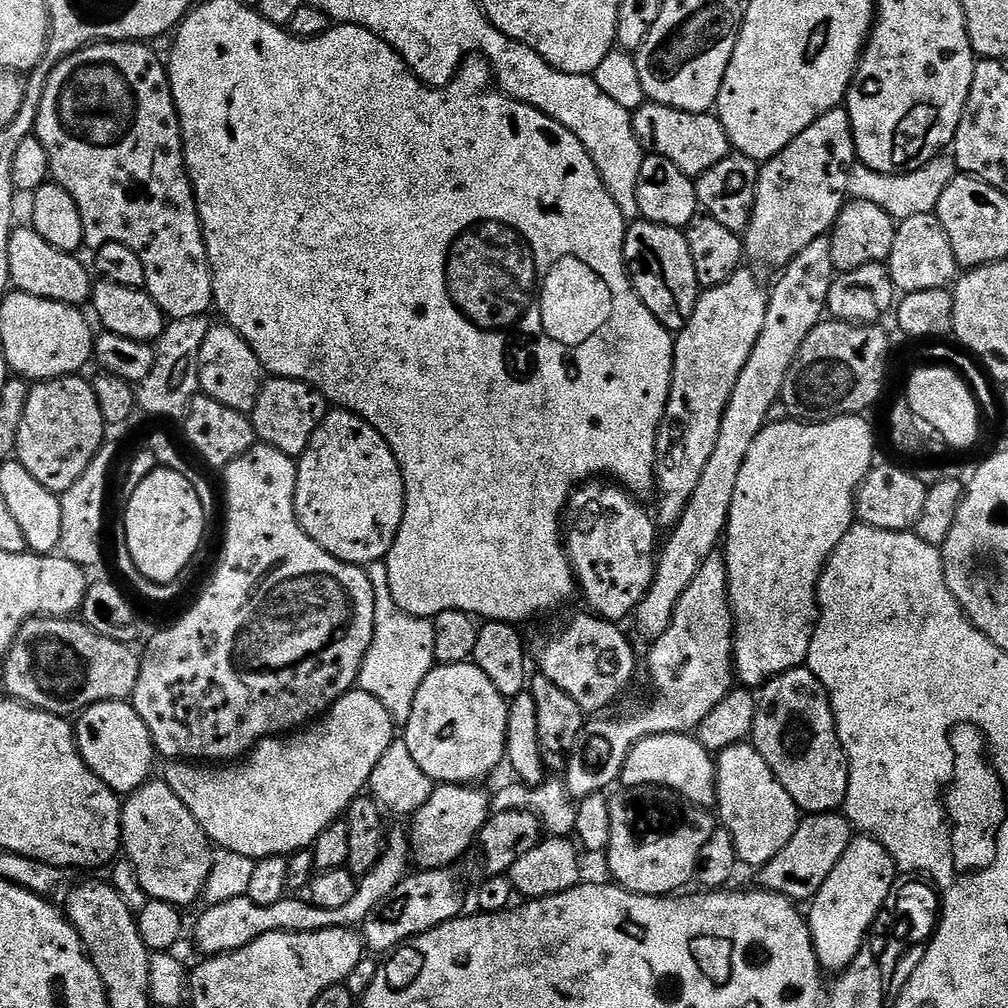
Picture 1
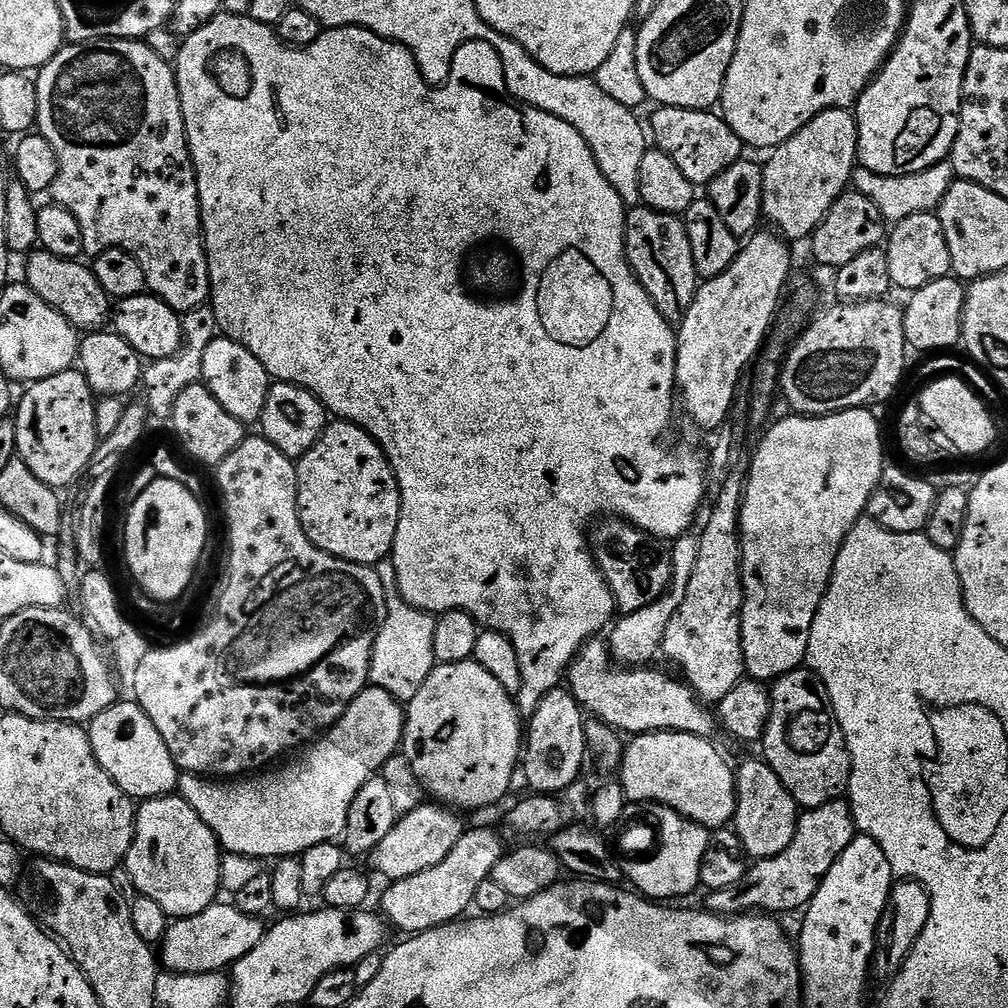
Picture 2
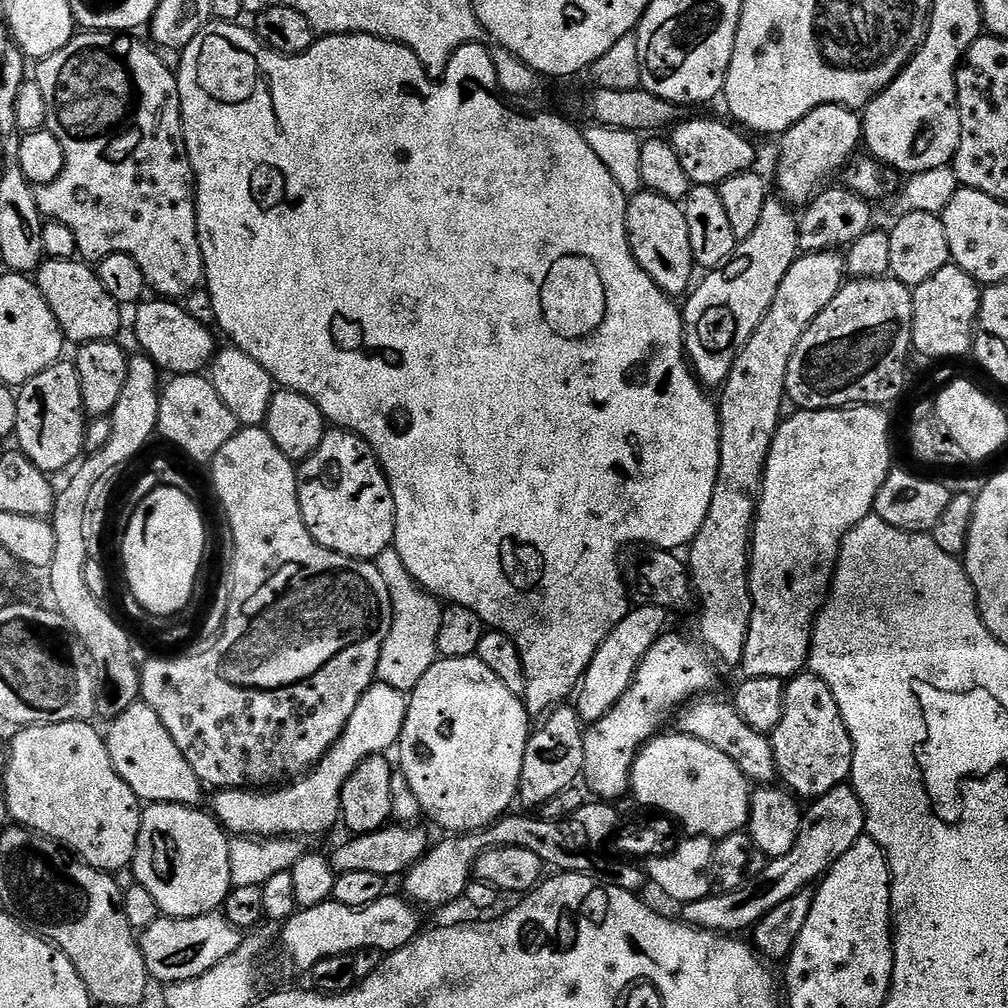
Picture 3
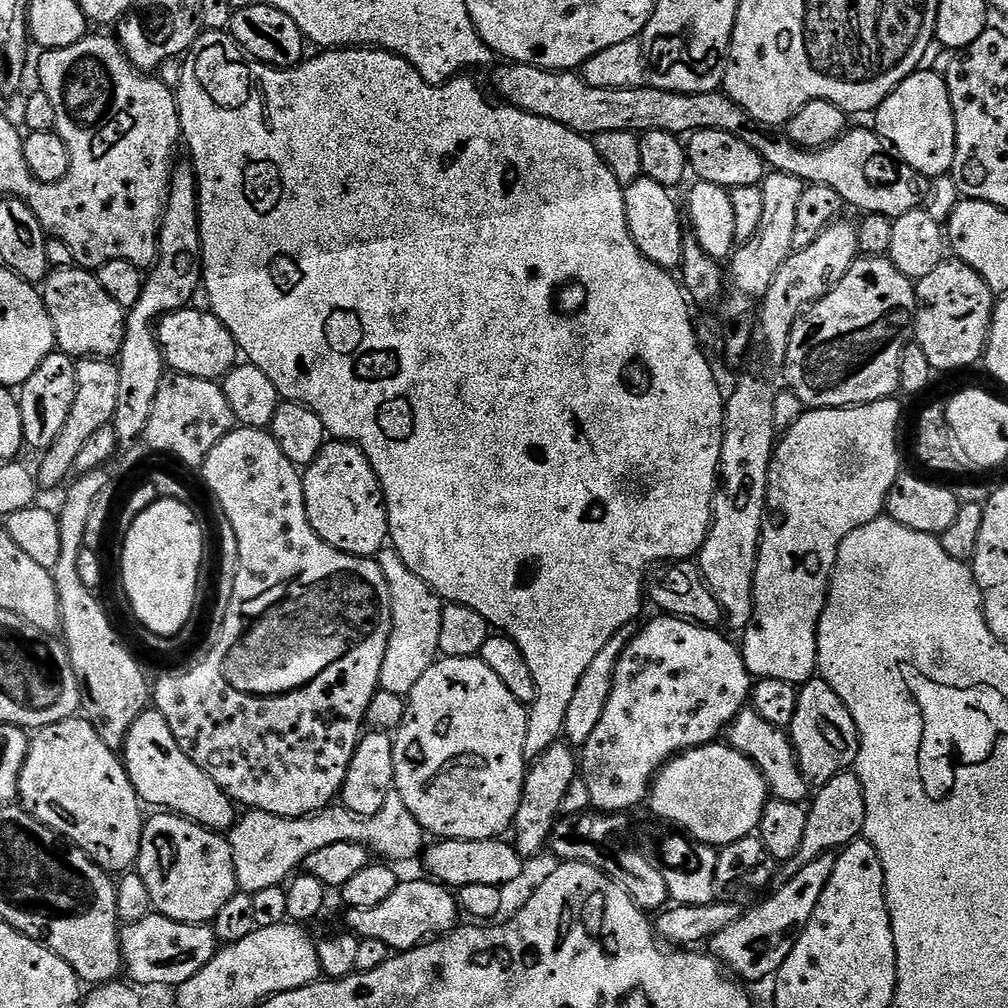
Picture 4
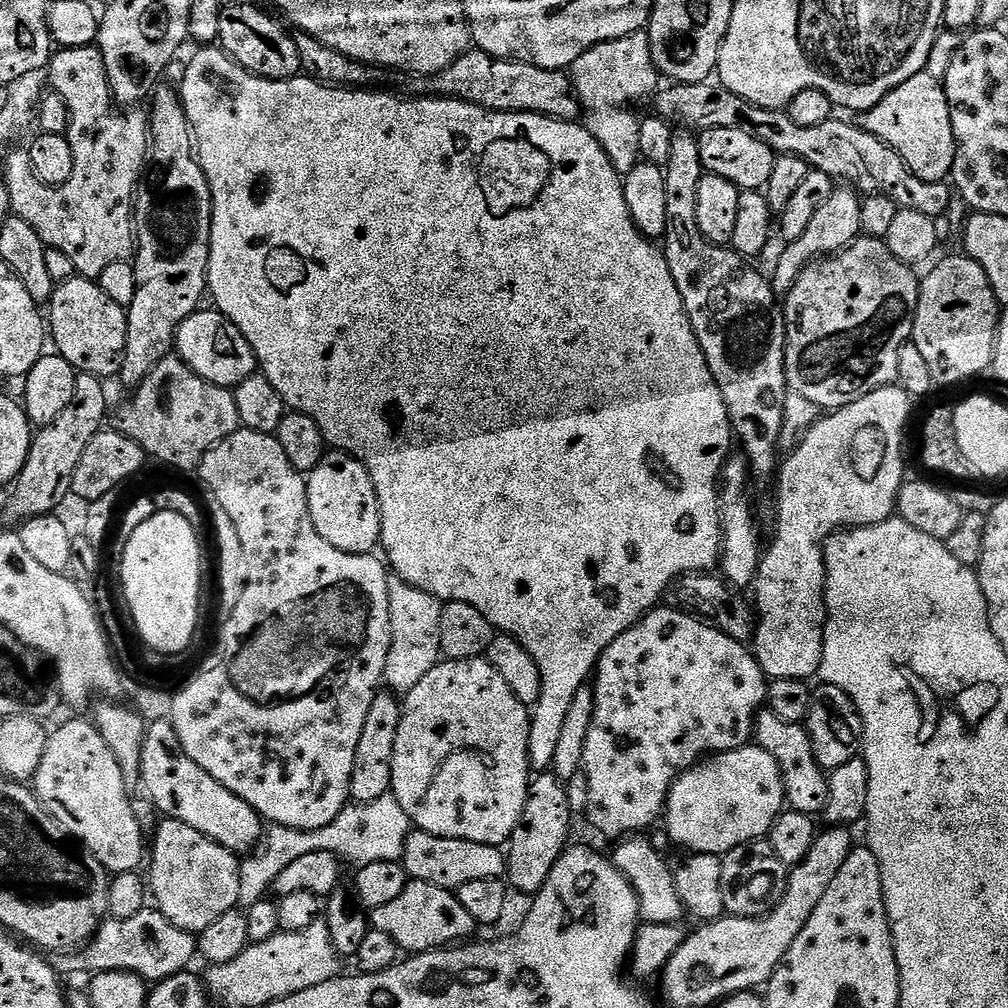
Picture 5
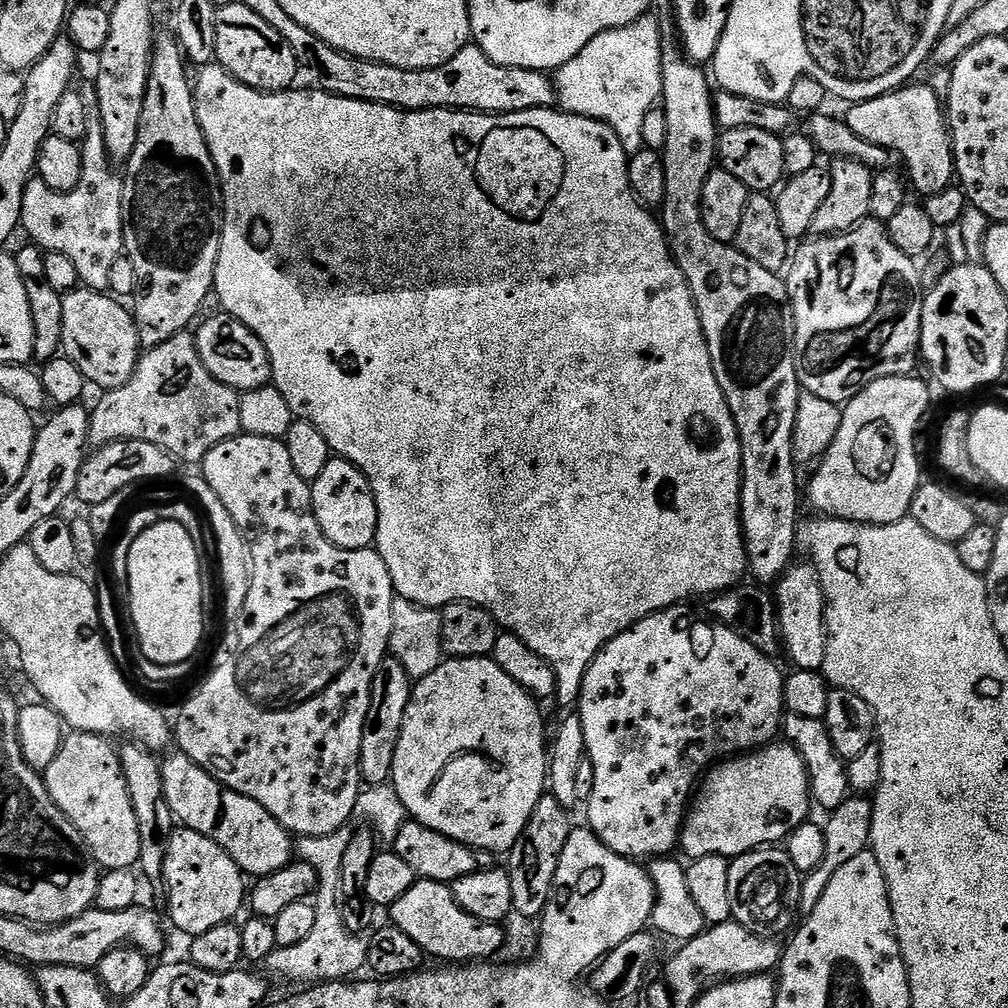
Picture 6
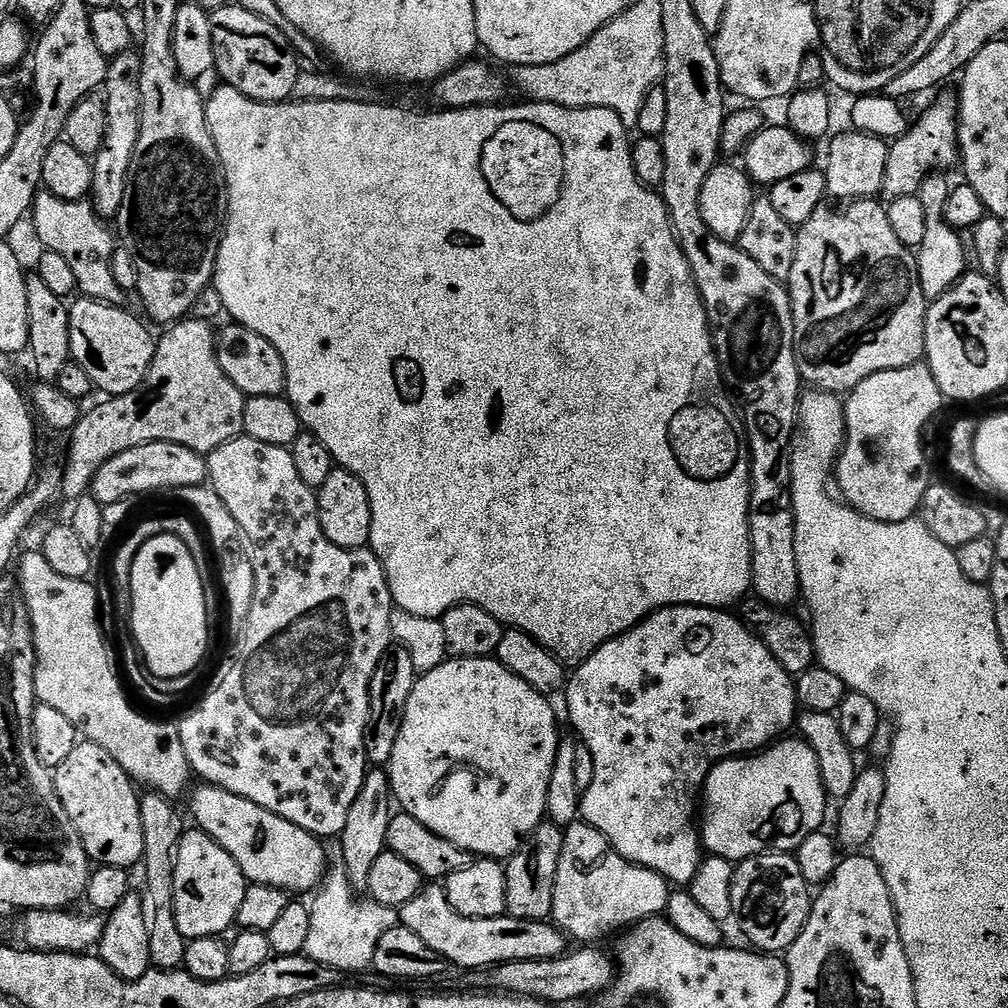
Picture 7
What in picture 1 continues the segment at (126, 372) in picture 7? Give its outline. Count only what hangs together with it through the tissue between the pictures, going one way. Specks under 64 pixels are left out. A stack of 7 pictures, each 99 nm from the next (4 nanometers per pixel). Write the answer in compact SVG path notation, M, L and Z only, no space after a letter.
M31 226L13 227L12 237L8 243L8 257L12 275L10 284L15 291L73 306L84 306L91 301L93 273L91 271L88 273L83 262L76 260L80 258L73 253L50 246L50 242L46 242L46 238L42 238L42 234L35 232Z

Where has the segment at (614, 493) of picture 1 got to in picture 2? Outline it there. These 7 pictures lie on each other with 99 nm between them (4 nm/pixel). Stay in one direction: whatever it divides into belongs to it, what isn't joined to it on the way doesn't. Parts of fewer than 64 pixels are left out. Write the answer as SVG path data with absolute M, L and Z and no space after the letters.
M601 519L591 529L590 547L596 558L596 565L600 567L600 573L608 583L616 599L616 607L621 613L642 610L642 606L650 606L650 602L669 591L672 582L671 551L627 520Z

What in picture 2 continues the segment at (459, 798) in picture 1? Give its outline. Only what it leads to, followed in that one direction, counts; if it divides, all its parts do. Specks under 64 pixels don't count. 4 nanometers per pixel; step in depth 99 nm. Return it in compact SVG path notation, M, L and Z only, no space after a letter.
M425 802L414 810L403 813L390 834L386 834L386 838L382 838L382 842L378 842L378 846L370 854L371 871L381 872L385 881L391 882L411 878L414 874L422 874L422 870L430 870L430 866L438 866L438 862L442 862L442 858L446 858L446 854L454 850L458 838L462 838L466 831L466 824L455 814L457 815L451 807L441 806L436 802Z

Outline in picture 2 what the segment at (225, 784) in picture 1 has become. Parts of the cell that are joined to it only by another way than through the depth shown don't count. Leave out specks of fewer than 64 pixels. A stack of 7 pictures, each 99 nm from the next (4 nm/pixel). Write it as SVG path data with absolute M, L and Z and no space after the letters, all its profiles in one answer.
M369 686L352 699L340 721L303 753L305 756L301 758L300 765L273 767L263 774L256 774L251 778L236 778L231 782L217 782L199 774L184 774L178 780L179 795L198 813L202 822L210 826L212 833L220 839L221 849L225 853L236 852L239 856L257 858L299 857L310 850L310 846L327 844L345 835L350 802L354 802L354 794L358 794L361 786L383 769L391 756L401 751L405 715L403 703L386 690Z

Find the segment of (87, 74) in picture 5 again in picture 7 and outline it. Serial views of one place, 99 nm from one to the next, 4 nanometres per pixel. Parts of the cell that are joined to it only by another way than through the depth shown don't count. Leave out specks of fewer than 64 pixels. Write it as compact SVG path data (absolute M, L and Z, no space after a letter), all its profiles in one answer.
M41 190L36 193L36 199L30 209L30 220L36 223L36 236L44 243L43 247L59 254L70 265L70 271L76 279L76 287L87 299L100 300L103 304L121 303L122 293L118 282L114 282L112 269L114 232L100 219L91 203L63 200Z

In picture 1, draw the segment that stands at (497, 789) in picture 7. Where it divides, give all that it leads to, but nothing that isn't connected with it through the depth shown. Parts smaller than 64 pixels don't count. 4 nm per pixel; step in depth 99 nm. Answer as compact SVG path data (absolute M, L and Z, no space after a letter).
M471 662L466 664L441 664L433 667L430 674L426 674L425 681L418 688L418 692L414 697L413 708L410 710L410 716L407 723L402 728L402 739L406 742L406 746L413 756L414 762L418 762L418 766L422 766L422 770L426 770L426 774L433 782L441 784L472 784L480 782L483 776L488 776L501 763L506 760L506 749L508 747L508 709L509 701L502 694L498 694L498 690L494 690L494 682L490 682L490 678L486 678L486 674L482 674L482 670L478 670L478 666Z

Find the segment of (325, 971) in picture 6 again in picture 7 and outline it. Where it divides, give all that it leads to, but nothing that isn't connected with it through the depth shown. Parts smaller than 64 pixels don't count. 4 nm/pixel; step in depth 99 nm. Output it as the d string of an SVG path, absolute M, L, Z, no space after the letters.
M329 871L325 875L318 891L315 893L316 901L311 901L310 904L310 938L306 938L306 946L304 947L303 955L309 956L314 962L322 962L327 968L334 968L340 971L345 969L344 963L347 962L348 956L344 952L353 952L352 960L356 963L356 968L360 972L369 971L372 968L372 959L378 950L378 942L382 938L382 934L386 934L386 930L397 927L400 924L400 914L397 909L387 908L382 906L376 900L371 898L363 898L352 896L348 901L336 900L336 895L340 891L353 891L354 885L351 880L342 879L339 871Z

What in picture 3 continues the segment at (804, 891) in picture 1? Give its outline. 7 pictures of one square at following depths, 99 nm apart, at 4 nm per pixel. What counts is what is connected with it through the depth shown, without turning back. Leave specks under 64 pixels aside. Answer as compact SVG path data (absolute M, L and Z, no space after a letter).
M847 783L839 784L826 795L811 801L807 807L803 809L800 817L800 837L798 842L794 842L790 854L782 854L769 859L765 863L764 869L757 876L747 880L738 890L717 891L706 898L698 898L698 902L683 905L682 919L684 923L691 924L694 928L704 928L707 932L721 934L740 934L743 928L755 929L762 917L770 914L770 910L774 910L774 906L782 906L782 902L786 902L786 898L794 898L794 894L798 894L803 888L812 888L824 873L834 866L834 862L838 862L838 858L842 858L842 854L846 854L846 850L850 850L850 846L854 846L854 842L858 842L858 838L865 835L864 807L858 794Z

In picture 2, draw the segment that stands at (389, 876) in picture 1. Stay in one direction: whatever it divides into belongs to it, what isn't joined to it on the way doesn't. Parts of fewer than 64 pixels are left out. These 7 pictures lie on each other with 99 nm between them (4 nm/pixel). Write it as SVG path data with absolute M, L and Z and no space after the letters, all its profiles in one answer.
M217 902L202 910L202 914L185 916L169 923L168 932L158 945L159 963L167 971L180 974L223 973L262 942L266 931L264 923L261 917L238 910L235 903Z

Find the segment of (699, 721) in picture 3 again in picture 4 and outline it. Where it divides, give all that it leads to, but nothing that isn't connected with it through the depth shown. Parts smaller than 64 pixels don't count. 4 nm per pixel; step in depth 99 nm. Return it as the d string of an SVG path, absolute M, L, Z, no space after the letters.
M745 706L733 718L726 729L726 740L734 751L741 752L750 762L756 764L758 771L764 775L769 793L775 799L795 804L804 804L809 799L810 786L806 778L802 778L802 770L796 761L791 735L783 728L770 726L770 722L766 722L766 718L762 718L756 708Z

